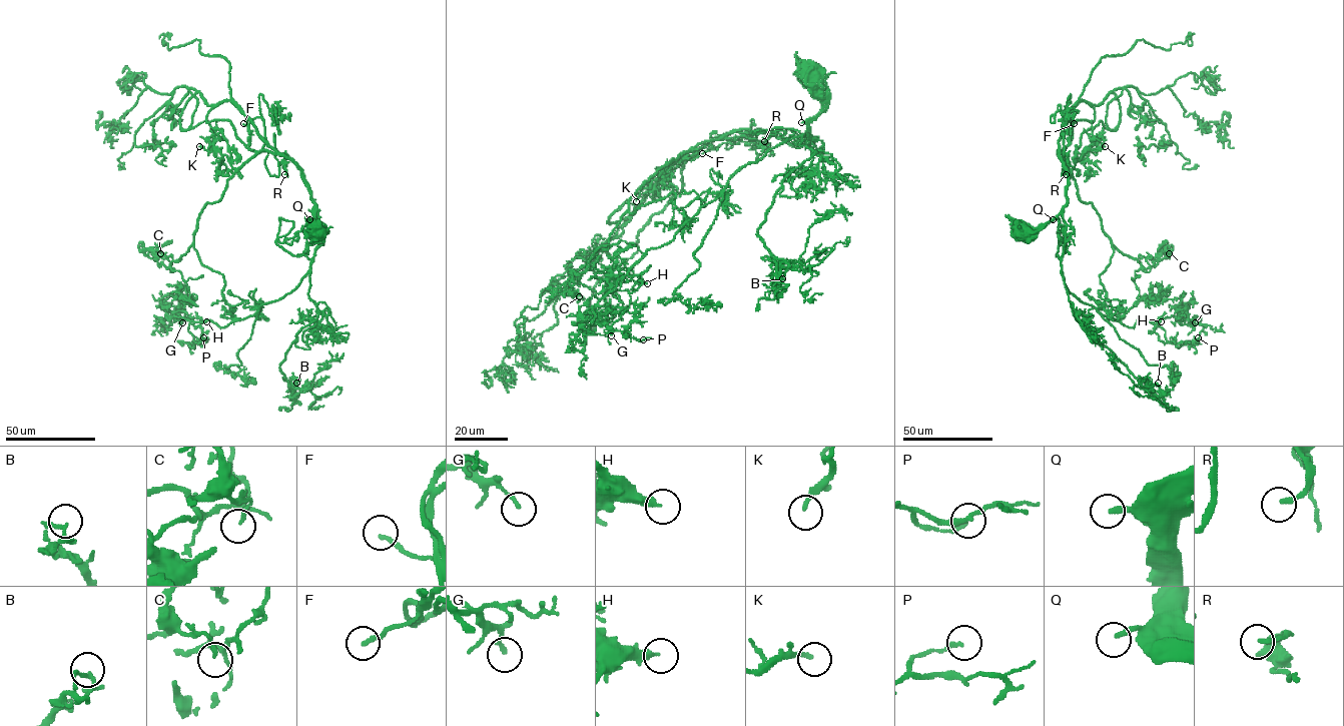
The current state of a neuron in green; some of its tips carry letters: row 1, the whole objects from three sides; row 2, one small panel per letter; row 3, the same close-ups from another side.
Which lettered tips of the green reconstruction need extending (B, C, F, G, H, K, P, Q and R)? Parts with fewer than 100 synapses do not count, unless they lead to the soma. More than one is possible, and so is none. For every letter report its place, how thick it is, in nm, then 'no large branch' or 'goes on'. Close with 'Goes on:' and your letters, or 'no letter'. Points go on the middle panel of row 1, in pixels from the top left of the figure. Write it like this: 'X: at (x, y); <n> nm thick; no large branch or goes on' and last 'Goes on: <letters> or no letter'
B: at (782, 278); 100 nm thick; no large branch
C: at (579, 296); 140 nm thick; no large branch
F: at (702, 153); 170 nm thick; goes on
G: at (611, 335); 170 nm thick; no large branch
H: at (647, 283); 200 nm thick; goes on
K: at (636, 201); 180 nm thick; goes on
P: at (643, 339); 170 nm thick; no large branch
Q: at (801, 122); 240 nm thick; no large branch
R: at (764, 141); 170 nm thick; goes on
Goes on: F, H, K, R

